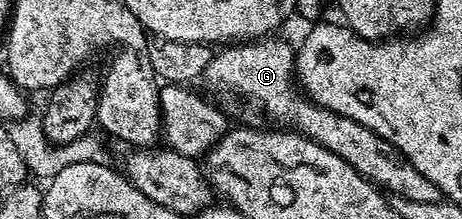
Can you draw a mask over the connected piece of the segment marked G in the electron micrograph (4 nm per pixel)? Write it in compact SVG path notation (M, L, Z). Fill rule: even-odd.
M253 39L247 43L232 43L221 48L224 50L221 53L219 50L206 67L203 80L212 85L221 85L224 89L233 89L234 92L257 101L270 116L285 121L288 124L285 126L326 147L326 151L350 163L350 167L354 167L356 173L361 173L367 181L371 181L381 190L418 203L434 203L441 200L440 188L430 183L430 179L426 179L422 171L413 167L393 145L374 135L374 131L354 123L354 119L315 105L313 101L301 95L294 80L296 49L284 41L272 40L276 39Z

